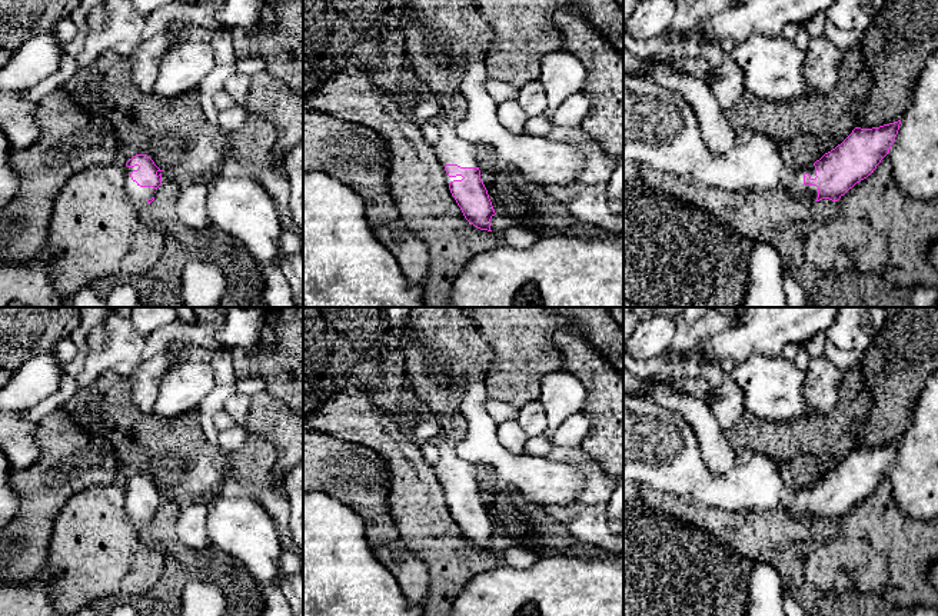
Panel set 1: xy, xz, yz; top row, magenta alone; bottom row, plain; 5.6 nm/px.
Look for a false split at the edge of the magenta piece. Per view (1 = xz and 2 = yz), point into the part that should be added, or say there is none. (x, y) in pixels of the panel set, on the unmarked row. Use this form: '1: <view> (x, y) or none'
1: xz (449, 469)
2: yz (792, 502)

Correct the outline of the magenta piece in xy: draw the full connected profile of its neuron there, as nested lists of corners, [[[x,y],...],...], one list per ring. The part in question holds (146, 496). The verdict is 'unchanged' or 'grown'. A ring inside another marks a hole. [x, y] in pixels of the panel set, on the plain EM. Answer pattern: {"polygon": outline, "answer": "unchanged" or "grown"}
{"polygon": [[[136,475],[126,483],[126,517],[137,529],[154,520],[162,492],[147,475]]], "answer": "grown"}

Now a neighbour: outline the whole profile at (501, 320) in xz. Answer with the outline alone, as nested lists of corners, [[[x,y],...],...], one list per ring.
[[[463,307],[466,317],[480,319],[493,334],[493,353],[499,357],[485,386],[489,397],[515,407],[540,397],[540,379],[563,370],[563,357],[552,339],[558,329],[575,327],[606,362],[623,376],[623,329],[606,307]]]

